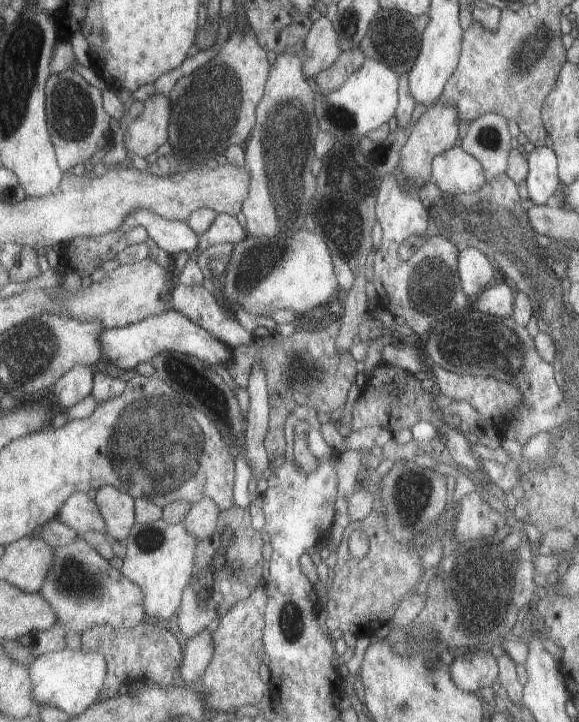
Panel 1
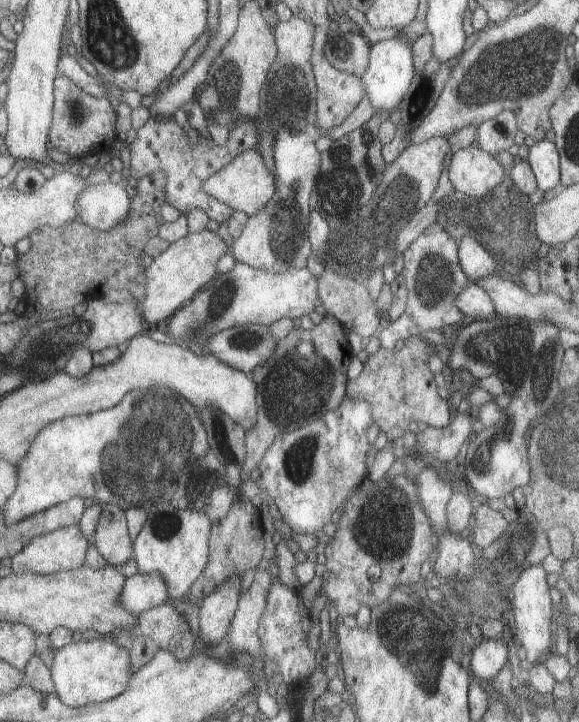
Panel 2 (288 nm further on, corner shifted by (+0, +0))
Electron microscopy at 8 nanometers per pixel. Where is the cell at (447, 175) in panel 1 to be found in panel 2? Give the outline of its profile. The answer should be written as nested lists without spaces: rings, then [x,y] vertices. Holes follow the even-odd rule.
[[[479,146],[459,150],[449,164],[449,182],[457,192],[469,198],[483,198],[489,192],[499,190],[503,178],[503,166]]]

